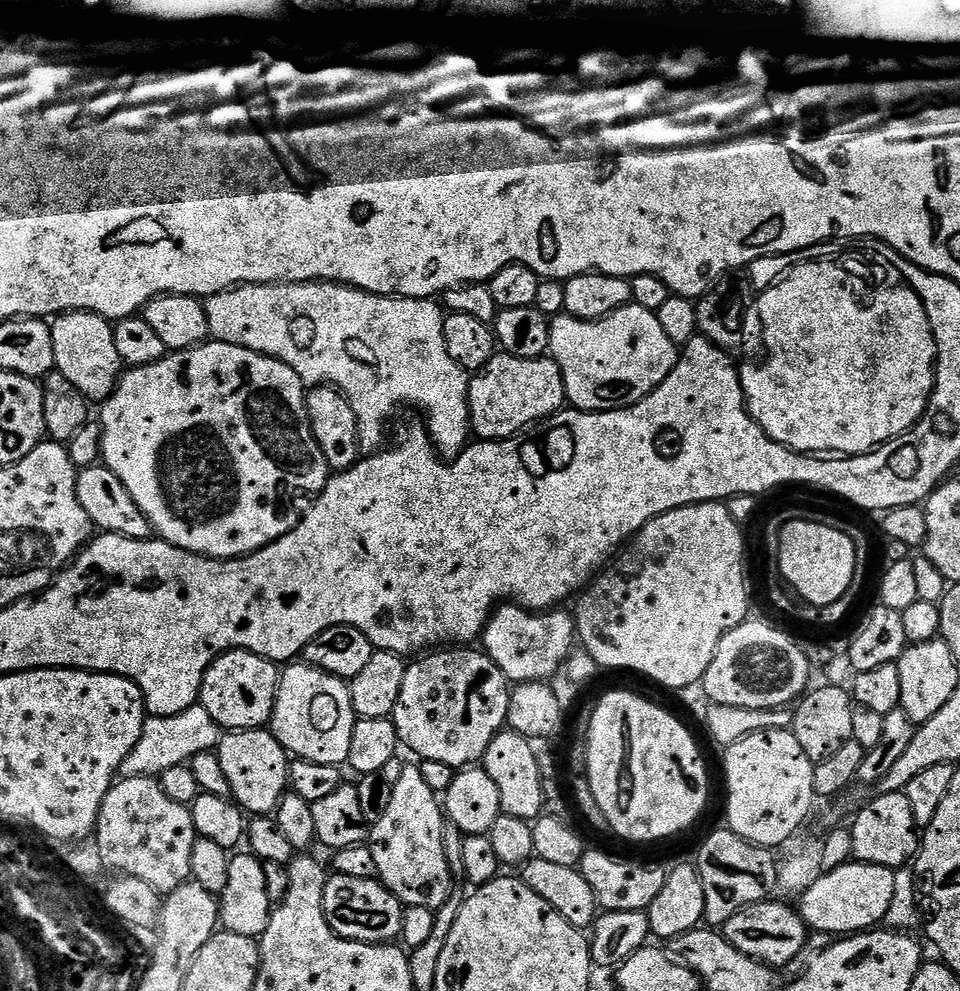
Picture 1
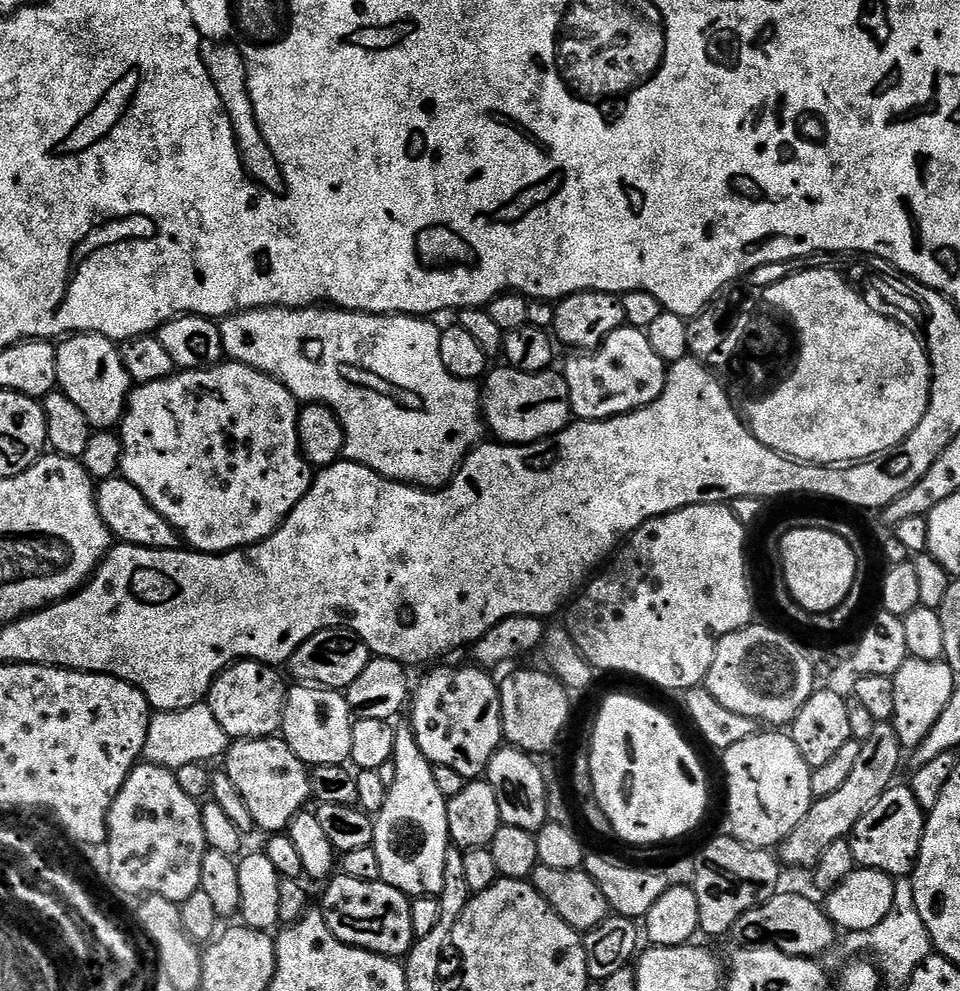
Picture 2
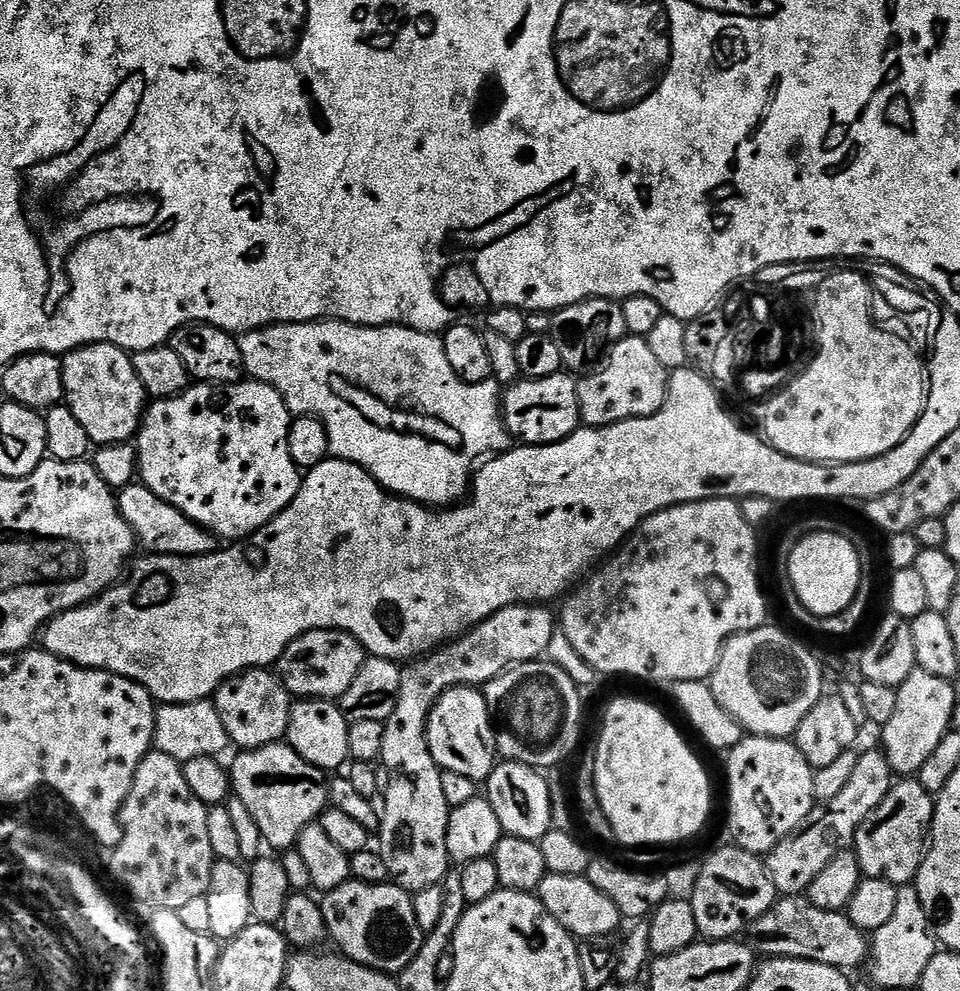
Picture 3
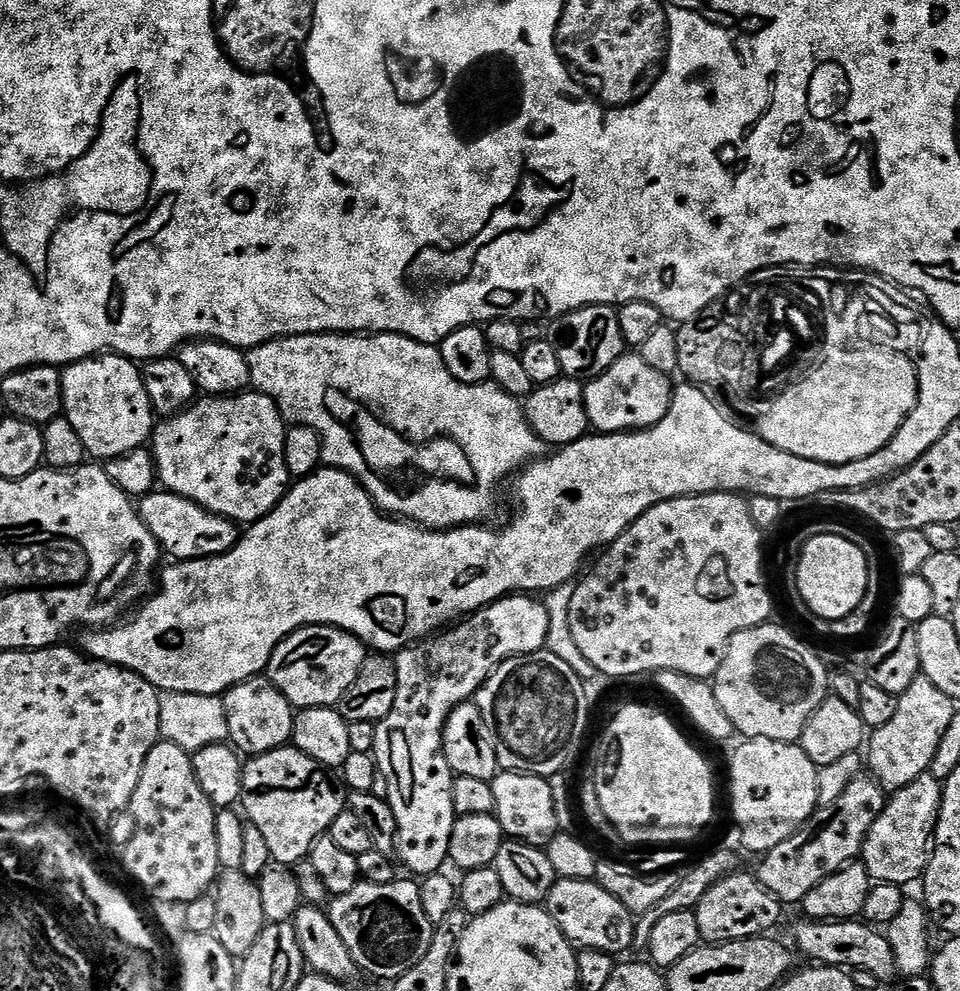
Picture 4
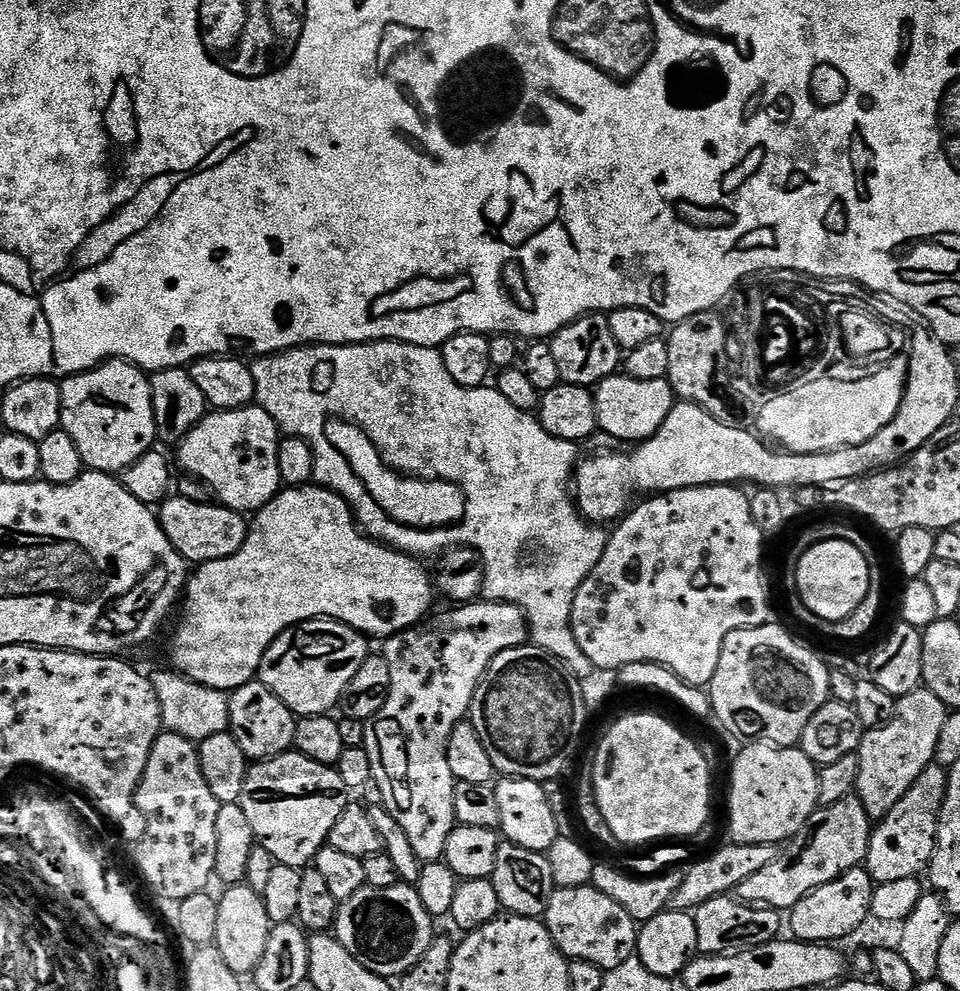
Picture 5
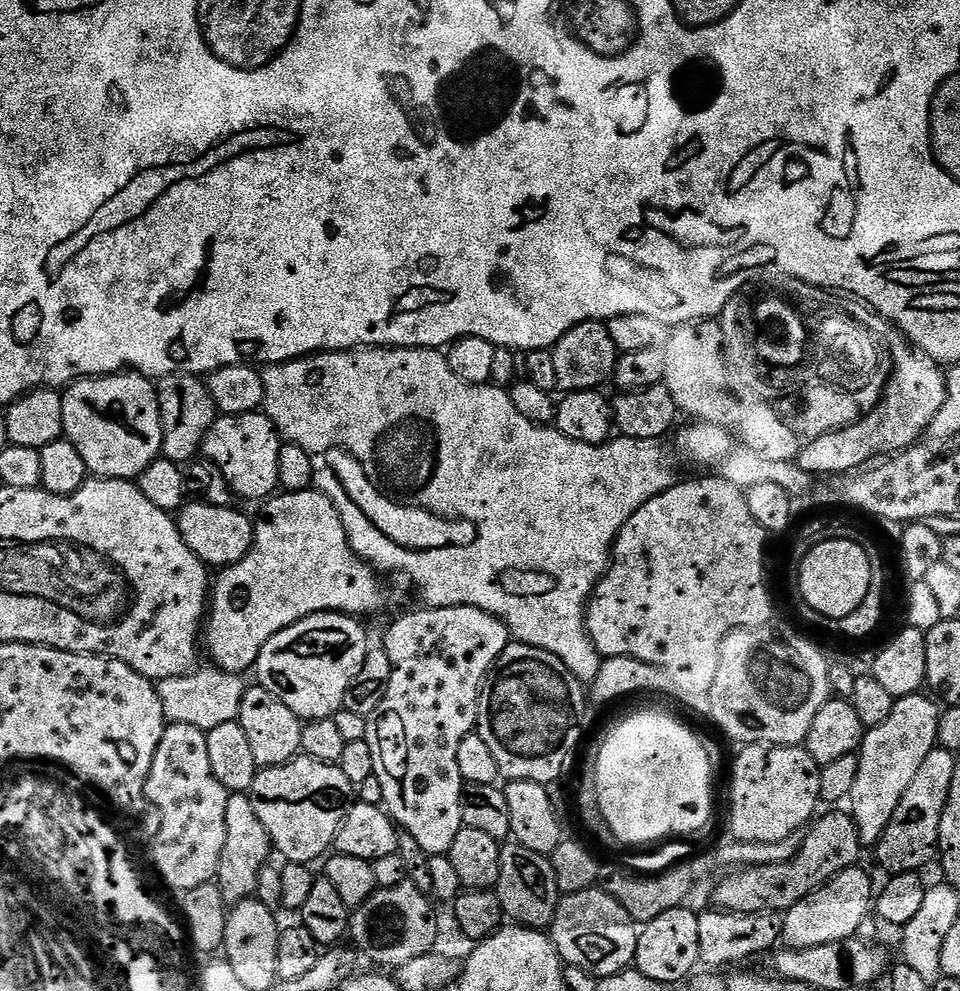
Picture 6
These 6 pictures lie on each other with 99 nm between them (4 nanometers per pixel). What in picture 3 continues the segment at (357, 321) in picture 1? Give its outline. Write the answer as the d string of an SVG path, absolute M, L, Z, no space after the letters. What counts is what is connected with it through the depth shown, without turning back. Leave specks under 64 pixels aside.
M312 320L308 324L271 324L269 328L243 333L239 337L239 342L245 373L266 386L274 386L274 390L282 394L293 417L317 416L326 426L328 451L335 459L362 466L386 491L402 496L406 500L413 500L415 504L452 506L463 501L470 491L470 481L477 461L489 454L507 452L510 447L508 427L504 425L501 385L493 379L471 384L458 378L458 374L454 374L454 366L450 366L450 361L446 359L444 341L437 333L419 332L413 328L403 328L400 324L367 328L361 324L347 324L345 320Z

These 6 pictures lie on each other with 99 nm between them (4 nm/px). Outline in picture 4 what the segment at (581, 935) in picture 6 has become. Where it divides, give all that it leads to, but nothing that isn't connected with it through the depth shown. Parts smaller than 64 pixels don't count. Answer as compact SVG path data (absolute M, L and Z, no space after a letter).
M557 879L546 901L548 913L558 922L562 934L572 941L577 949L589 948L613 954L629 951L635 936L636 920L614 894L606 894L595 879L562 880Z

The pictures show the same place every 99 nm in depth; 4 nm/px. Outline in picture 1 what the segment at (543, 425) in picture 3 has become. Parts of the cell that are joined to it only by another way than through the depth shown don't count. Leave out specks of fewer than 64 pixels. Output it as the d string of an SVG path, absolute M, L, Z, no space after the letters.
M503 354L493 355L484 371L473 375L468 385L468 409L472 415L472 432L481 441L486 440L511 440L519 437L531 424L539 425L549 418L557 415L565 407L564 379L560 367L551 358L543 360L526 360L514 358Z

